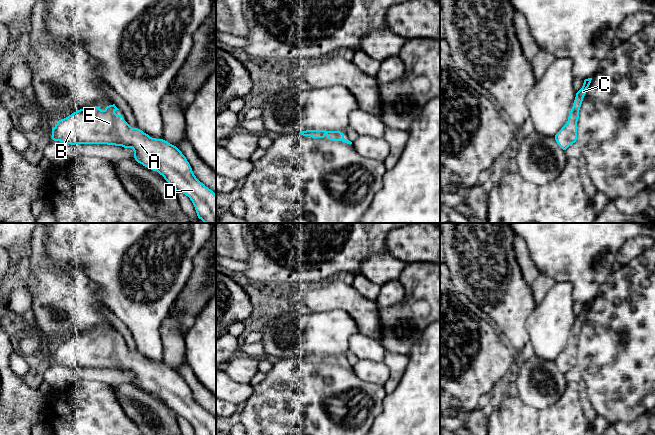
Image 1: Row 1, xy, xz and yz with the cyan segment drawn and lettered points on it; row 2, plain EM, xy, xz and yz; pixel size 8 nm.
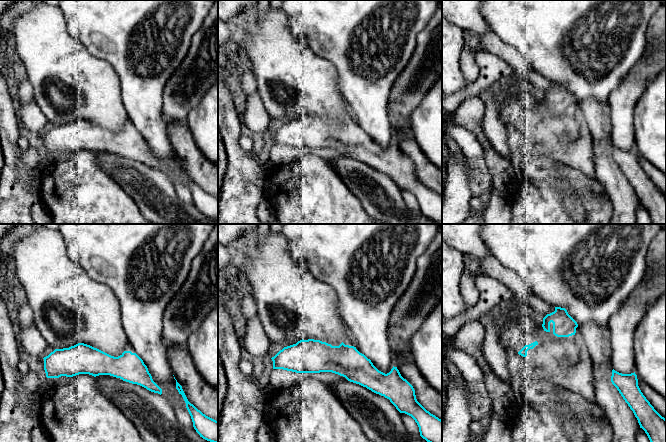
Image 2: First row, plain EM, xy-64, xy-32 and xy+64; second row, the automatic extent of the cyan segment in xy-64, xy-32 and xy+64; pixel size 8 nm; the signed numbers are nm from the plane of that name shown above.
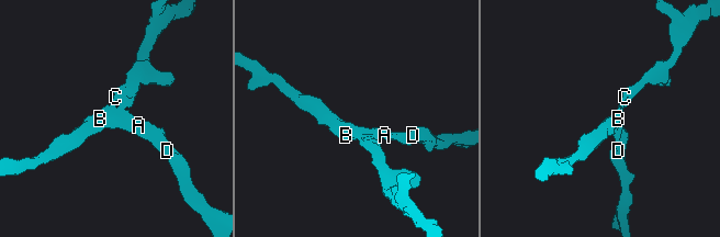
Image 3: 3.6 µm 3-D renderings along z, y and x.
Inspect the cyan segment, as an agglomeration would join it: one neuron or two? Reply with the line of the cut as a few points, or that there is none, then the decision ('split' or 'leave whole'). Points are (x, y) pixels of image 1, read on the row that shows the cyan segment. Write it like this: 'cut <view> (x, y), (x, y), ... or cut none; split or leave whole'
cut none; leave whole

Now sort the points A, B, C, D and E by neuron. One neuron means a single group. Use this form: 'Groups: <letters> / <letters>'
Groups: A B C D E

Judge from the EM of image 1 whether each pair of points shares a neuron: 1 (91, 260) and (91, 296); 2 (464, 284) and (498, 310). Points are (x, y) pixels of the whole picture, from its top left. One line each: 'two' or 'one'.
1: two
2: one

